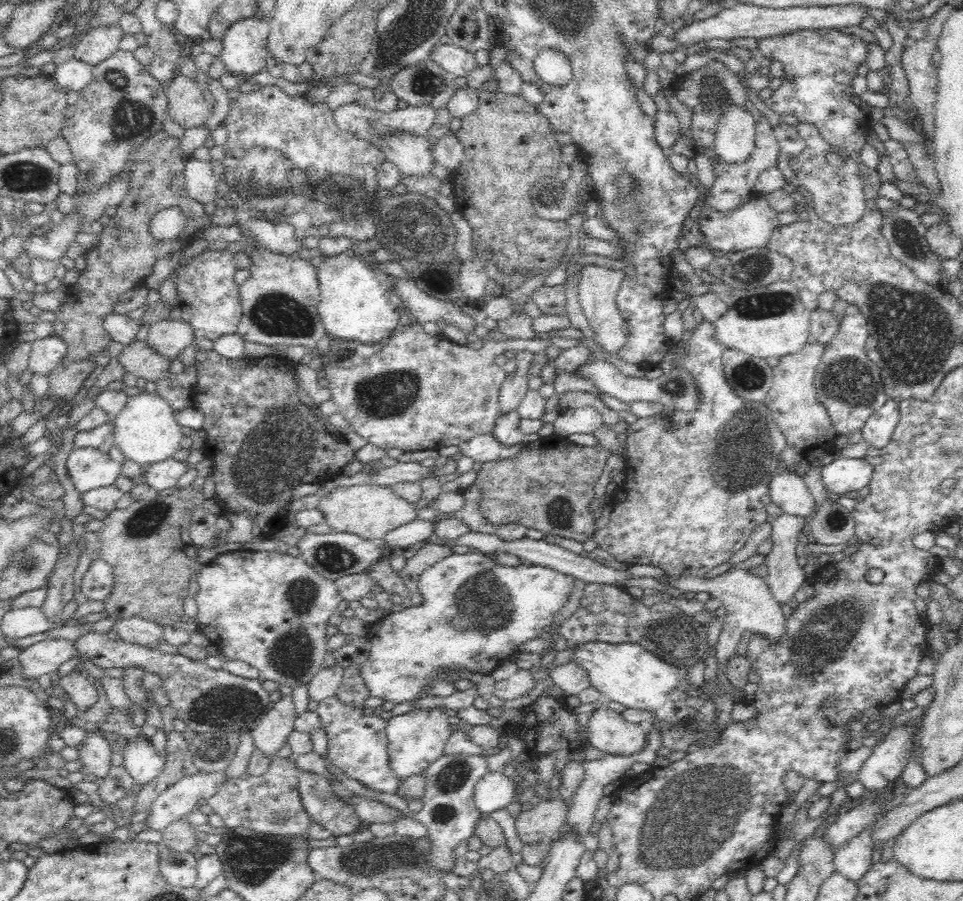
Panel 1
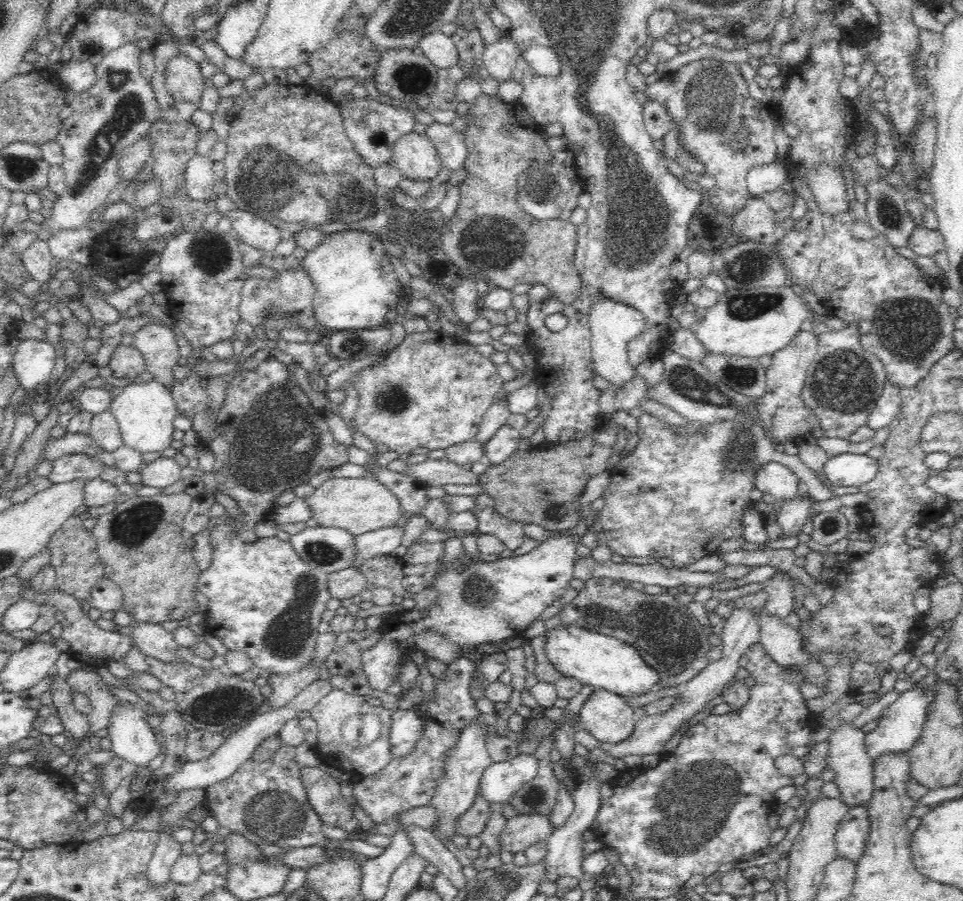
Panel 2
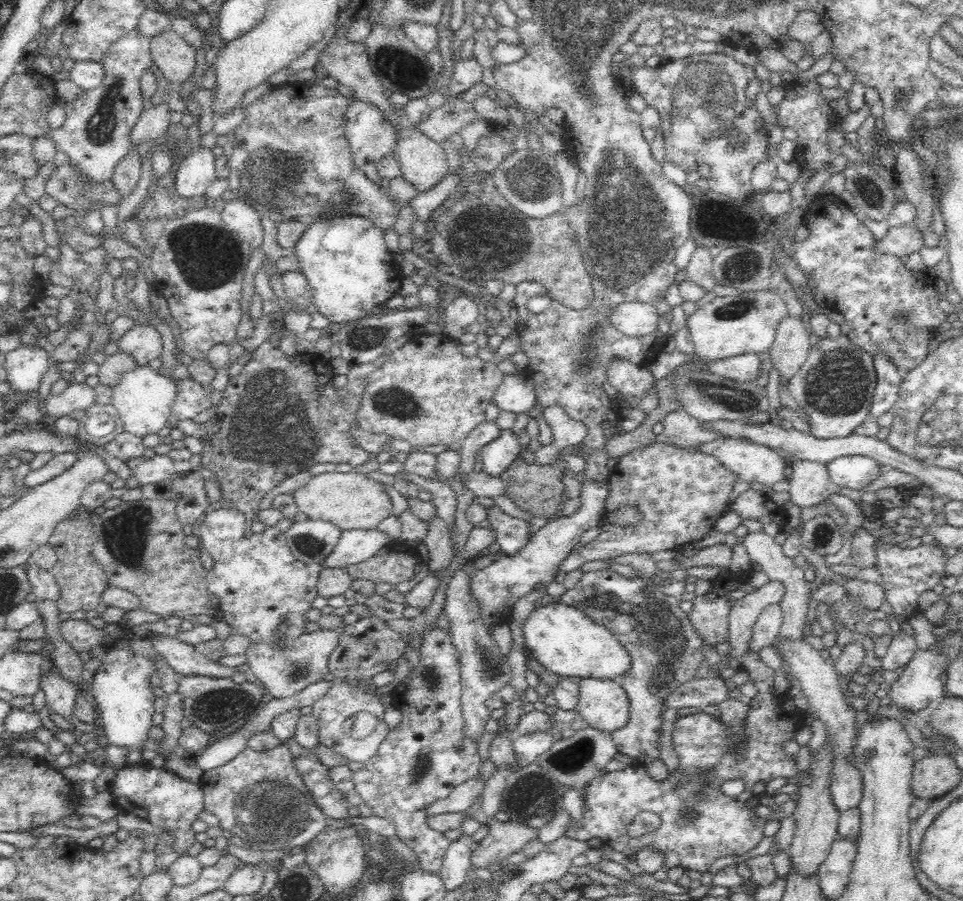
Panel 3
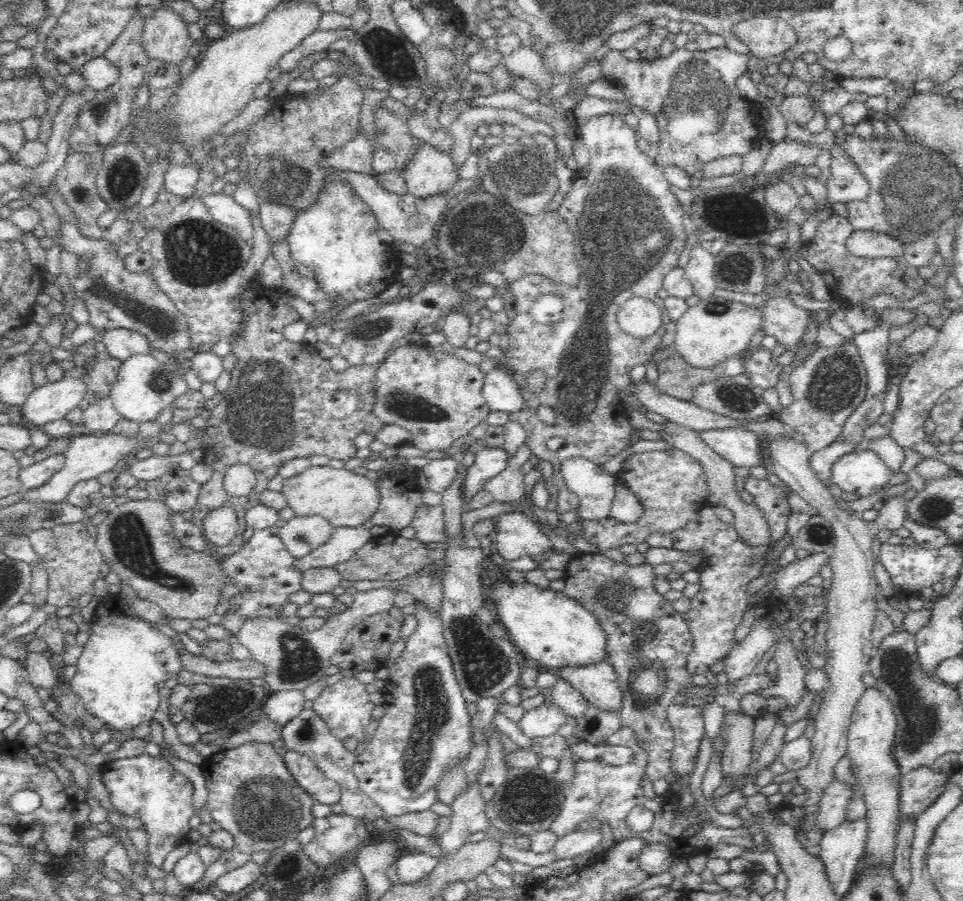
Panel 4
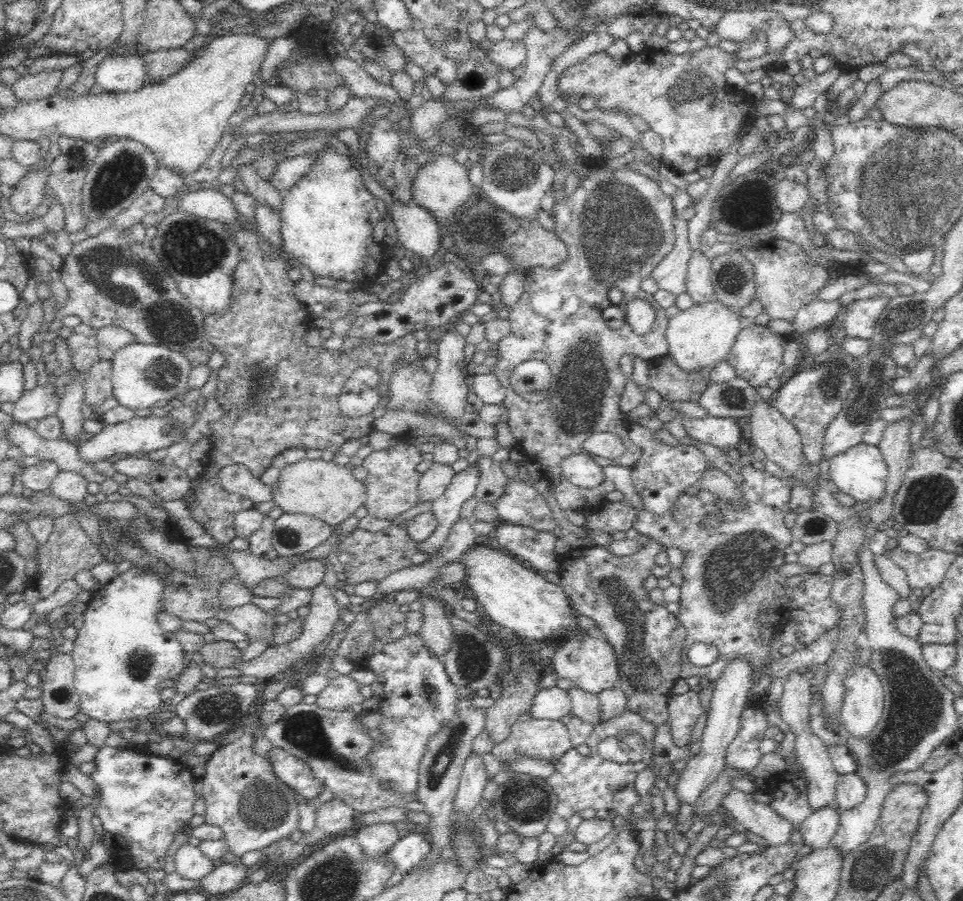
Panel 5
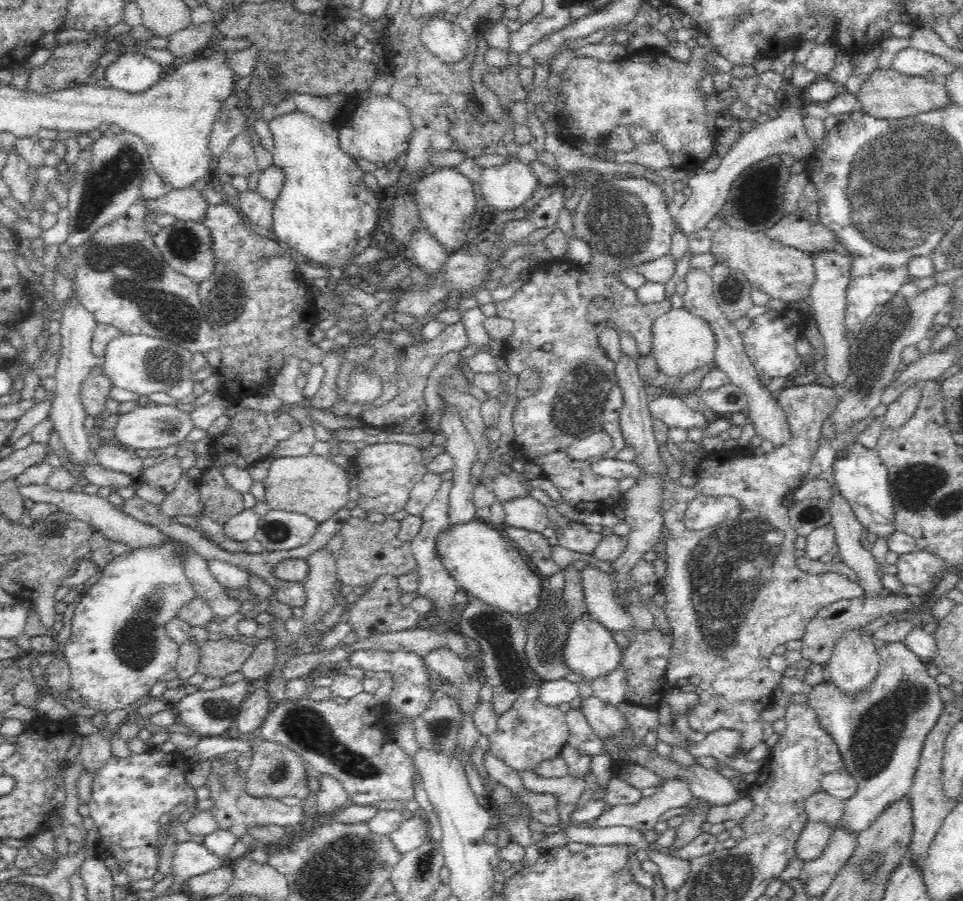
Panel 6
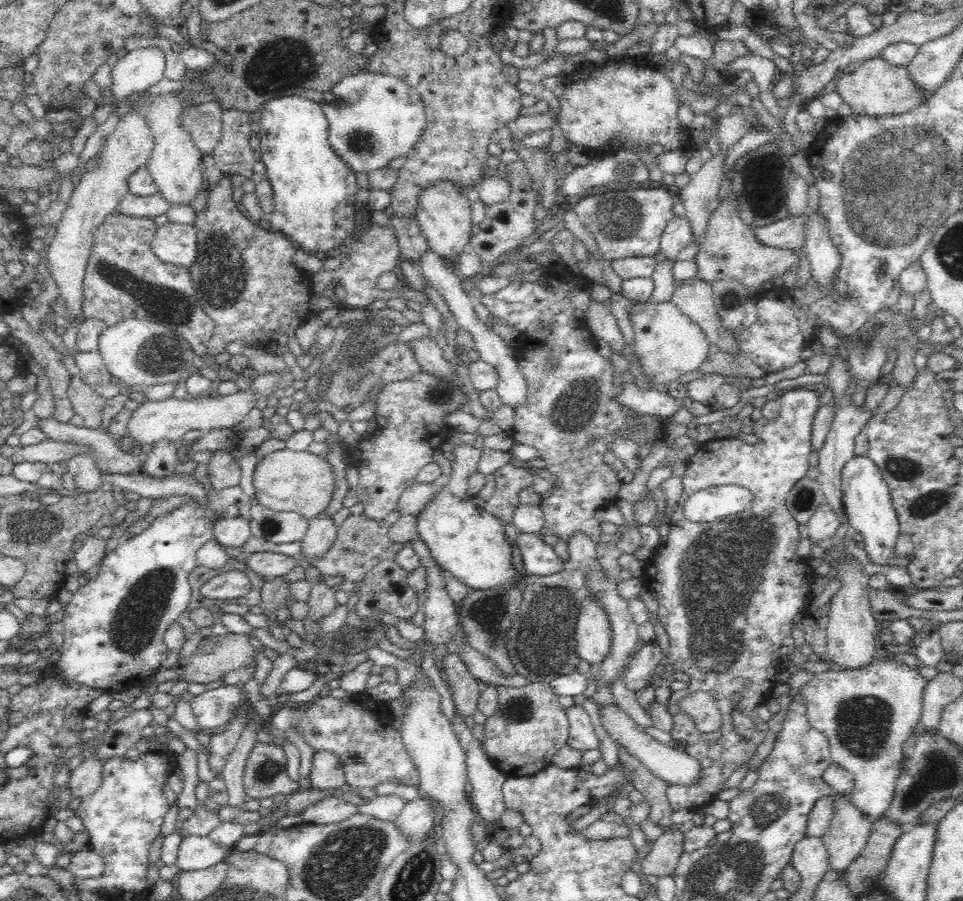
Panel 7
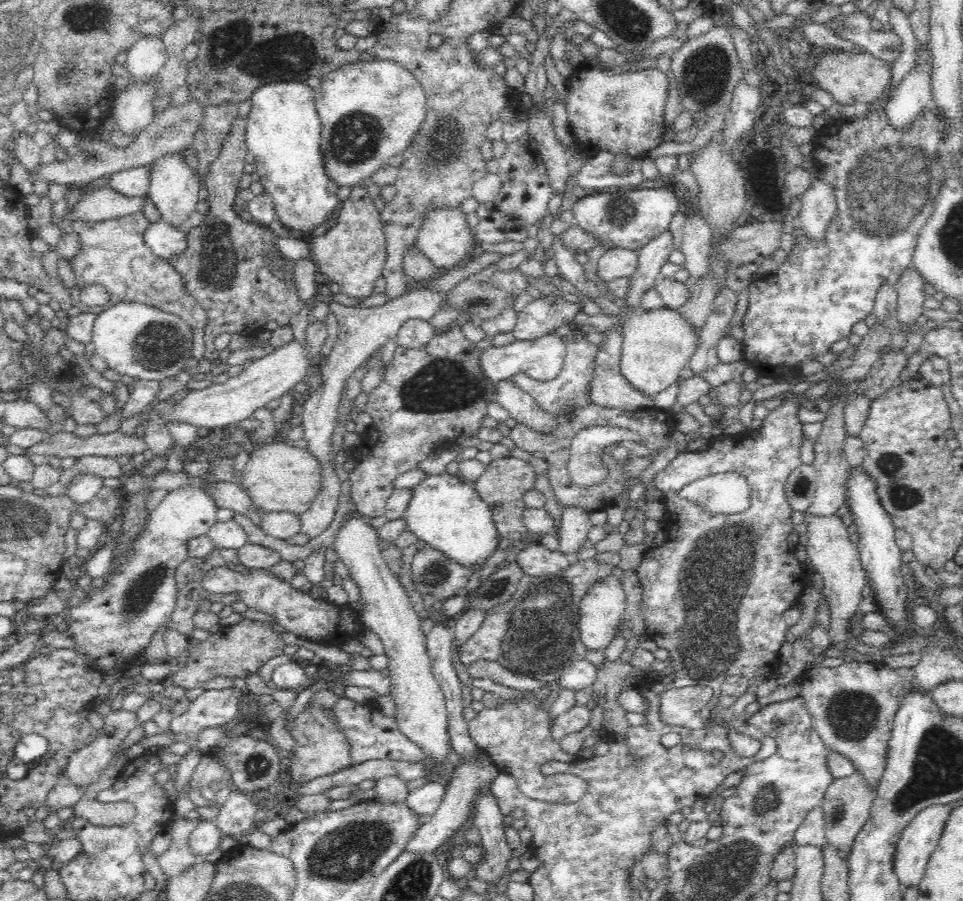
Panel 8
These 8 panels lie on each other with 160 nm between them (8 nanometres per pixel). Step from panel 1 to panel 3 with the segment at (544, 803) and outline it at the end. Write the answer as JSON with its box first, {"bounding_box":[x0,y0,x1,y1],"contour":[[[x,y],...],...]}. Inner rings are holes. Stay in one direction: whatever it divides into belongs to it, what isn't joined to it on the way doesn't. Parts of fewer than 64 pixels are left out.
{"bounding_box":[472,822,538,869],"contour":[[[492,822],[487,829],[486,838],[473,847],[472,869],[499,865],[538,838],[538,829],[518,822]]]}

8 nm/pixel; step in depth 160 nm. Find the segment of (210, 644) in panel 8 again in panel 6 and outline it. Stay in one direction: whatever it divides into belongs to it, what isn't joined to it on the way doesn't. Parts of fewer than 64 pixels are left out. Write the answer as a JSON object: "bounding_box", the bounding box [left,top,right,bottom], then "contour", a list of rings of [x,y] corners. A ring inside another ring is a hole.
{"bounding_box":[198,636,255,678],"contour":[[[222,636],[220,640],[204,641],[199,647],[198,672],[222,678],[242,668],[244,661],[253,653],[255,644]]]}

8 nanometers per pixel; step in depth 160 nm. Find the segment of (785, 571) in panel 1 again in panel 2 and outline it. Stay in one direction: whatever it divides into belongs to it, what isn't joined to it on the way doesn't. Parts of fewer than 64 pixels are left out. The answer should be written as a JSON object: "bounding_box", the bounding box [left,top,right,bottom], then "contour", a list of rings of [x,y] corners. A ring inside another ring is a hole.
{"bounding_box":[762,497,811,618],"contour":[[[802,497],[780,503],[775,512],[775,522],[780,527],[780,536],[803,538],[802,529],[810,516],[811,505],[810,499]],[[776,568],[772,578],[764,582],[762,590],[766,592],[765,609],[770,614],[786,618],[790,612],[793,612],[796,585],[794,585],[794,576],[789,572]]]}

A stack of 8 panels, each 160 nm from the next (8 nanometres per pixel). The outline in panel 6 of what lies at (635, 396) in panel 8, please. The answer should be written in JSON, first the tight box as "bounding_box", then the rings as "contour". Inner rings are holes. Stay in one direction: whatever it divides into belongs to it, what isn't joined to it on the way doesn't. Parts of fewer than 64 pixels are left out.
{"bounding_box":[649,394,712,431],"contour":[[[664,394],[659,399],[650,401],[649,409],[651,416],[659,418],[670,428],[682,428],[686,431],[697,428],[704,431],[712,422],[704,417],[702,411],[693,411],[686,407],[680,396]]]}

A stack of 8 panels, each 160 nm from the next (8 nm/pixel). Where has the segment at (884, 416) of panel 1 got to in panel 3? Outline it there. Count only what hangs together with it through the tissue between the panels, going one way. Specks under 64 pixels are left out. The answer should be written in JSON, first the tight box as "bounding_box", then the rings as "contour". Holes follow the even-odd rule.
{"bounding_box":[871,353,903,420],"contour":[[[878,353],[873,356],[876,366],[877,386],[872,397],[871,411],[872,419],[877,420],[883,414],[893,409],[898,402],[903,375],[888,361],[884,354]]]}

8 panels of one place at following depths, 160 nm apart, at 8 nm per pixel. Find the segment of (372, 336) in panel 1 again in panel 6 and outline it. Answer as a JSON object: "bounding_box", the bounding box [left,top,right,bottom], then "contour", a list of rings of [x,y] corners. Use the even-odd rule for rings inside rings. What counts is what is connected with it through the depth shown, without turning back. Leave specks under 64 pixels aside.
{"bounding_box":[269,111,387,275],"contour":[[[295,111],[273,119],[269,127],[274,137],[274,164],[285,170],[286,180],[274,203],[273,232],[275,240],[289,252],[302,254],[310,264],[318,264],[328,275],[346,270],[356,256],[356,244],[372,233],[380,223],[380,200],[387,193],[376,192],[364,183],[364,171],[340,146],[334,125],[327,125],[304,112]]]}

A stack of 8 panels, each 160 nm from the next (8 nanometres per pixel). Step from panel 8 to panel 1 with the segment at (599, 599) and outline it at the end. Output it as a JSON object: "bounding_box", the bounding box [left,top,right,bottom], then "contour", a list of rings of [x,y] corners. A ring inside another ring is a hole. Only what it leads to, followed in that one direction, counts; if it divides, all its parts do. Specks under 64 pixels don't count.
{"bounding_box":[586,703,650,757],"contour":[[[606,703],[596,709],[592,718],[586,725],[589,744],[594,746],[596,750],[604,752],[606,755],[631,757],[637,755],[647,743],[650,724],[647,721],[643,724],[634,724],[626,721],[620,713],[616,713],[608,709]]]}

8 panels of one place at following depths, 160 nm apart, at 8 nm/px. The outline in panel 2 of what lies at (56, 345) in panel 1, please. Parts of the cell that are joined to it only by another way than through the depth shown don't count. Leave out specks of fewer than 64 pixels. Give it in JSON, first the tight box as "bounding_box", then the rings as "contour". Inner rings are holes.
{"bounding_box":[14,340,57,389],"contour":[[[24,340],[14,354],[14,373],[24,389],[43,386],[57,363],[56,348],[46,340]]]}

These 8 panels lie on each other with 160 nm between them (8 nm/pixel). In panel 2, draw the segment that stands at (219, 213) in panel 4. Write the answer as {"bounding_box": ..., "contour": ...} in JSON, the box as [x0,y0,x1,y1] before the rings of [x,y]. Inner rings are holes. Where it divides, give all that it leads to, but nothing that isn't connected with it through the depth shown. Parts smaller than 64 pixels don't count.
{"bounding_box":[229,210,283,255],"contour":[[[233,210],[229,214],[229,219],[232,232],[235,232],[244,243],[263,251],[265,255],[271,255],[283,240],[280,228],[249,212]]]}

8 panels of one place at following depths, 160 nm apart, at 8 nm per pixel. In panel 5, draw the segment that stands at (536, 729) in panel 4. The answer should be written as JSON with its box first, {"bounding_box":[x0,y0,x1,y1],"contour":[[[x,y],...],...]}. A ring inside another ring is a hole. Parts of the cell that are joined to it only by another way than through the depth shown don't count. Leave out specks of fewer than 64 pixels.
{"bounding_box":[529,687,571,721],"contour":[[[551,687],[536,693],[529,713],[538,720],[560,721],[568,716],[571,711],[570,699],[566,690],[558,687]]]}

